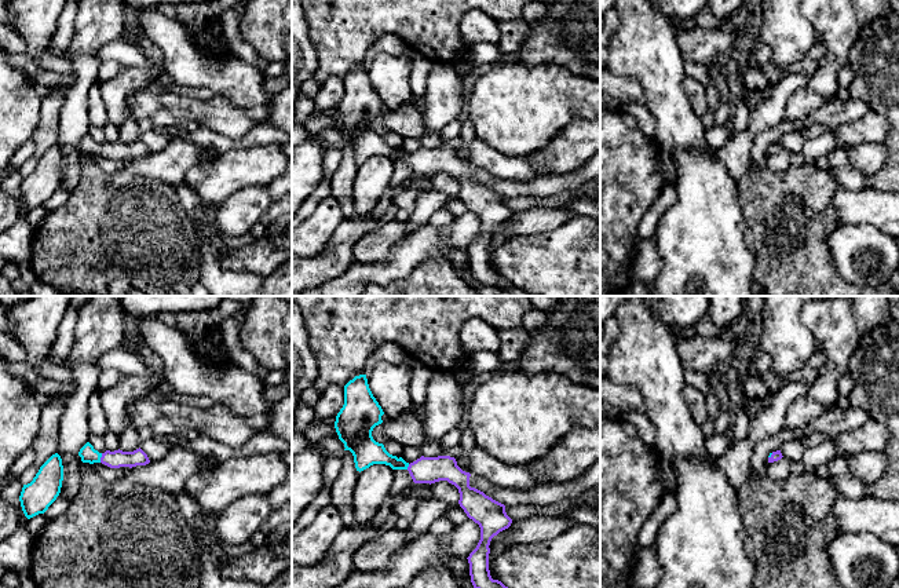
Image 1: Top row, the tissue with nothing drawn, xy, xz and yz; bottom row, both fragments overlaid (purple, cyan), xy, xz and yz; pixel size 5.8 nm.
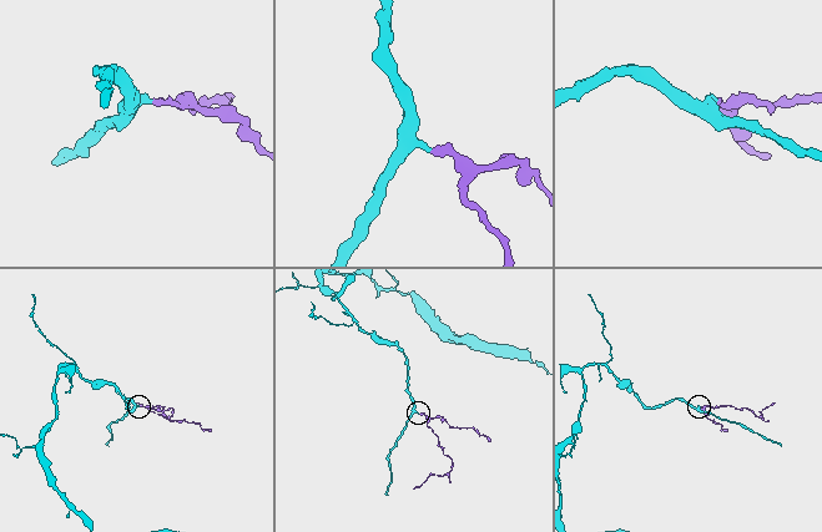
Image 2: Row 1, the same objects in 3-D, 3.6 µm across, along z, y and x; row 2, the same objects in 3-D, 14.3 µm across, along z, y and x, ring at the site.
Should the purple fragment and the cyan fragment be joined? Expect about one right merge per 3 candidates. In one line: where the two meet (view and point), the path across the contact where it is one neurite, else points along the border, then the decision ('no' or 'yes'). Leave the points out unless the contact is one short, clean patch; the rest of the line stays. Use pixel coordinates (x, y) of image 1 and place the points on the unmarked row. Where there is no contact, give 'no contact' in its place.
contact xy (101, 149); way xy (116, 150), (101, 149), (88, 146); yes

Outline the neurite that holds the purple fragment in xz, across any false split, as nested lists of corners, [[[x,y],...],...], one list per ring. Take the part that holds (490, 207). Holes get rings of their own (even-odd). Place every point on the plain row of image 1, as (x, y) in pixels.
[[[366,66],[355,67],[344,77],[344,96],[336,107],[335,120],[344,135],[344,142],[352,145],[357,162],[361,164],[373,156],[385,156],[392,161],[408,161],[414,175],[431,176],[447,172],[454,176],[460,185],[460,198],[480,219],[480,231],[467,249],[474,280],[500,291],[505,289],[511,296],[529,296],[501,273],[493,271],[489,262],[490,233],[512,215],[505,197],[471,179],[471,165],[463,162],[454,149],[421,147],[409,156],[402,149],[390,146],[384,136],[372,128],[373,120],[383,114],[383,106],[369,80]]]

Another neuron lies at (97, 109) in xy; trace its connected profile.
[[[101,83],[88,90],[88,118],[89,125],[105,128],[109,124],[107,110],[101,92]]]

